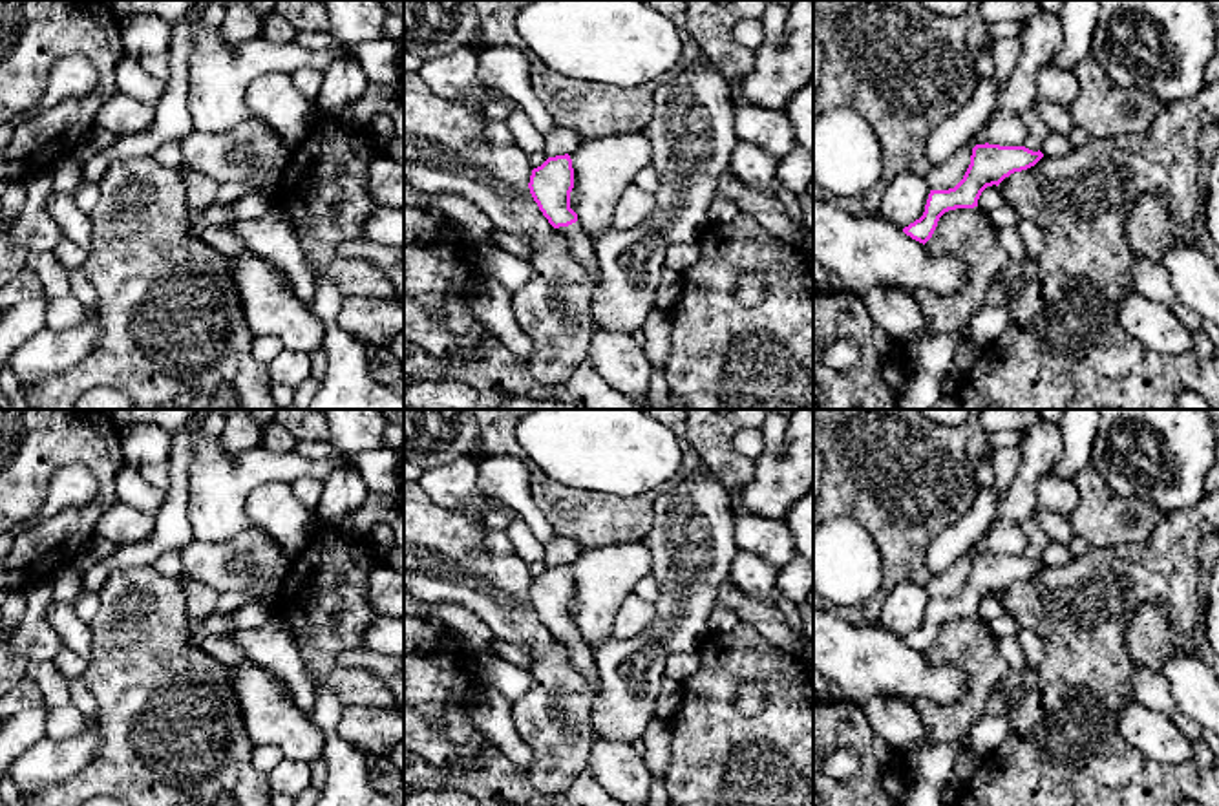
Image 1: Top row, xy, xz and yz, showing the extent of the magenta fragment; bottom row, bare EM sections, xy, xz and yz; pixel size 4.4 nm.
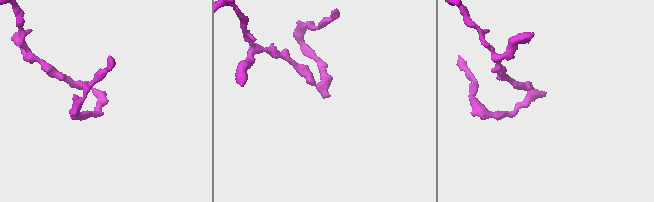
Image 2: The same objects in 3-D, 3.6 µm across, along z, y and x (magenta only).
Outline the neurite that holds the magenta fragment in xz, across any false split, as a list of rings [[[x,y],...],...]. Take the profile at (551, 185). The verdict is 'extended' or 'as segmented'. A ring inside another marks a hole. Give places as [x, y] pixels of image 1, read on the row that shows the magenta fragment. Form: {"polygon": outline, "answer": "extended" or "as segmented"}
{"polygon": [[[568,154],[548,157],[532,170],[530,194],[548,223],[565,234],[572,256],[588,270],[592,289],[599,285],[601,269],[594,241],[583,232],[578,214],[570,208],[574,168]]], "answer": "extended"}

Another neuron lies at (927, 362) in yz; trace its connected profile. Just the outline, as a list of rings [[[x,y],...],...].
[[[969,322],[950,333],[932,334],[901,347],[908,387],[899,409],[930,409],[943,397],[943,378],[954,373],[954,353],[970,338]]]

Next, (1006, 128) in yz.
[[[992,111],[985,124],[974,133],[974,144],[1023,146],[1027,139],[1020,113]]]

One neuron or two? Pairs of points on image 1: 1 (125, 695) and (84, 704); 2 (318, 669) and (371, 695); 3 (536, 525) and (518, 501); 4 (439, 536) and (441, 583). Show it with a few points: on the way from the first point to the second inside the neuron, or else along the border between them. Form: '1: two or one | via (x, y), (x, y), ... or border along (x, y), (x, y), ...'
1: two | border along (81, 677), (97, 706), (101, 744)
2: one | via (331, 677), (359, 688)
3: one | via (534, 519), (523, 507)
4: one | via (439, 547), (443, 551), (443, 572)

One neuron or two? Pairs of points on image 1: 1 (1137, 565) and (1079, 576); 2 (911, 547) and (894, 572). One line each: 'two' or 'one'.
1: one
2: one

